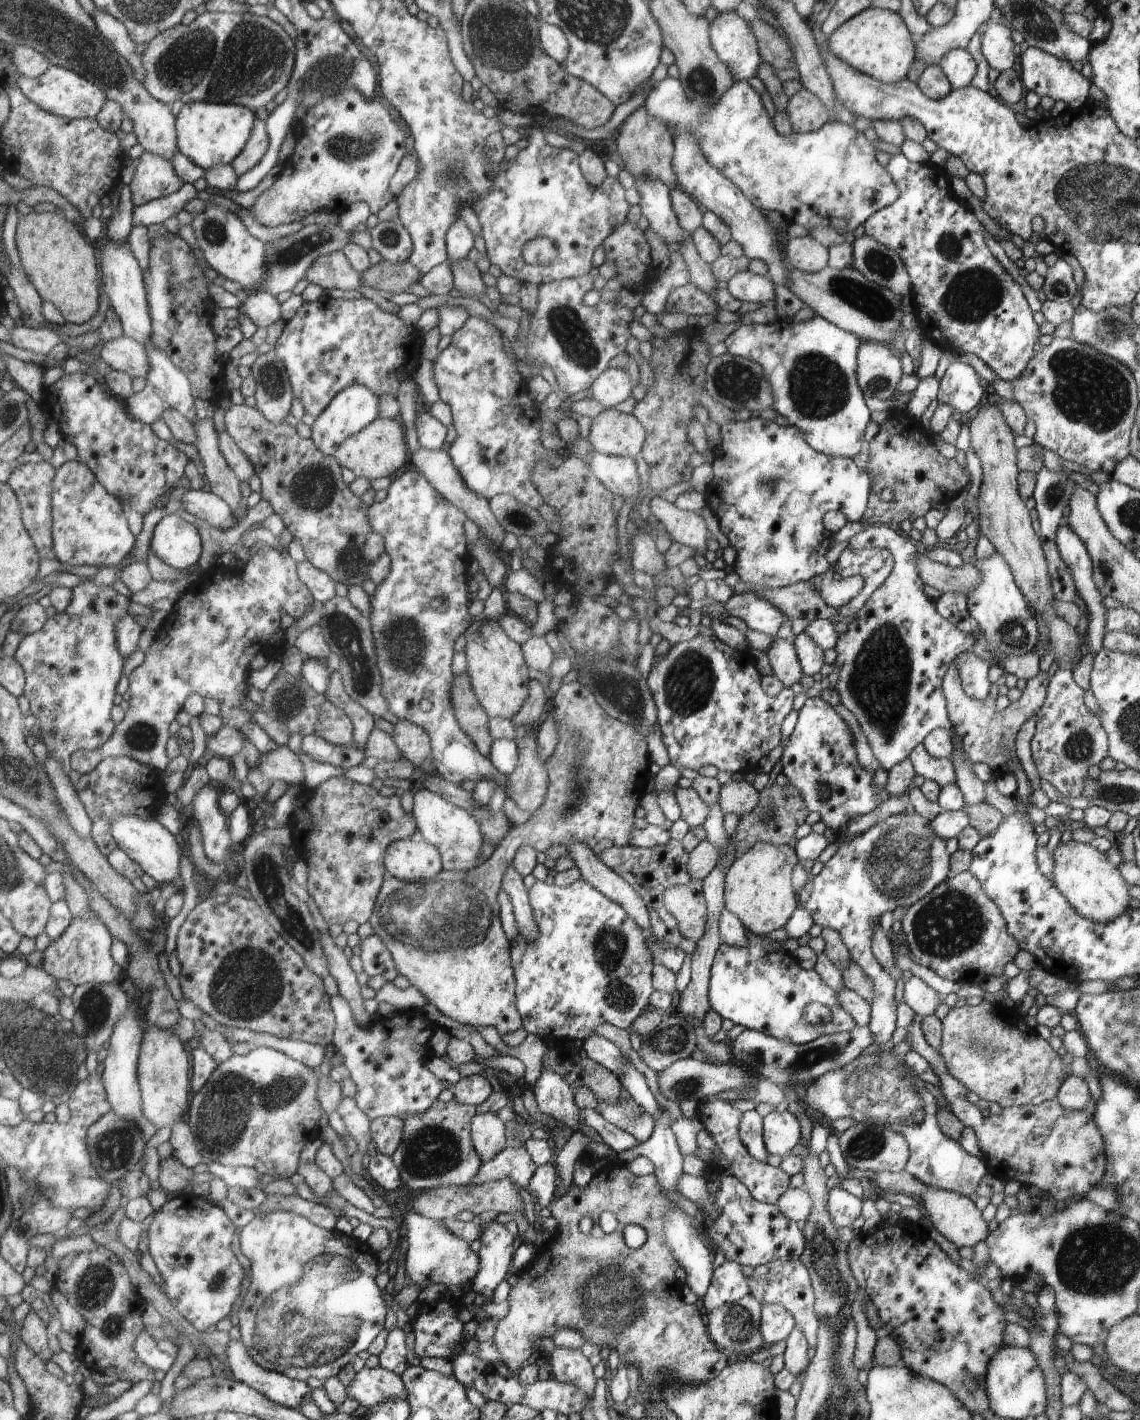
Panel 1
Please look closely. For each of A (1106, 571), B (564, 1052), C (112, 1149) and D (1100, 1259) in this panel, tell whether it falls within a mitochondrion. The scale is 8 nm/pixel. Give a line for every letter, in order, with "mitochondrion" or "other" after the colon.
A: mitochondrion
B: other
C: mitochondrion
D: mitochondrion

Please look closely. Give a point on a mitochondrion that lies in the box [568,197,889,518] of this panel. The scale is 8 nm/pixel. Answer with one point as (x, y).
(818, 388)

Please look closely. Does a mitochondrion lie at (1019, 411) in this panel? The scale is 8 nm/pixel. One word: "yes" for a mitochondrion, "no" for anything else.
no

